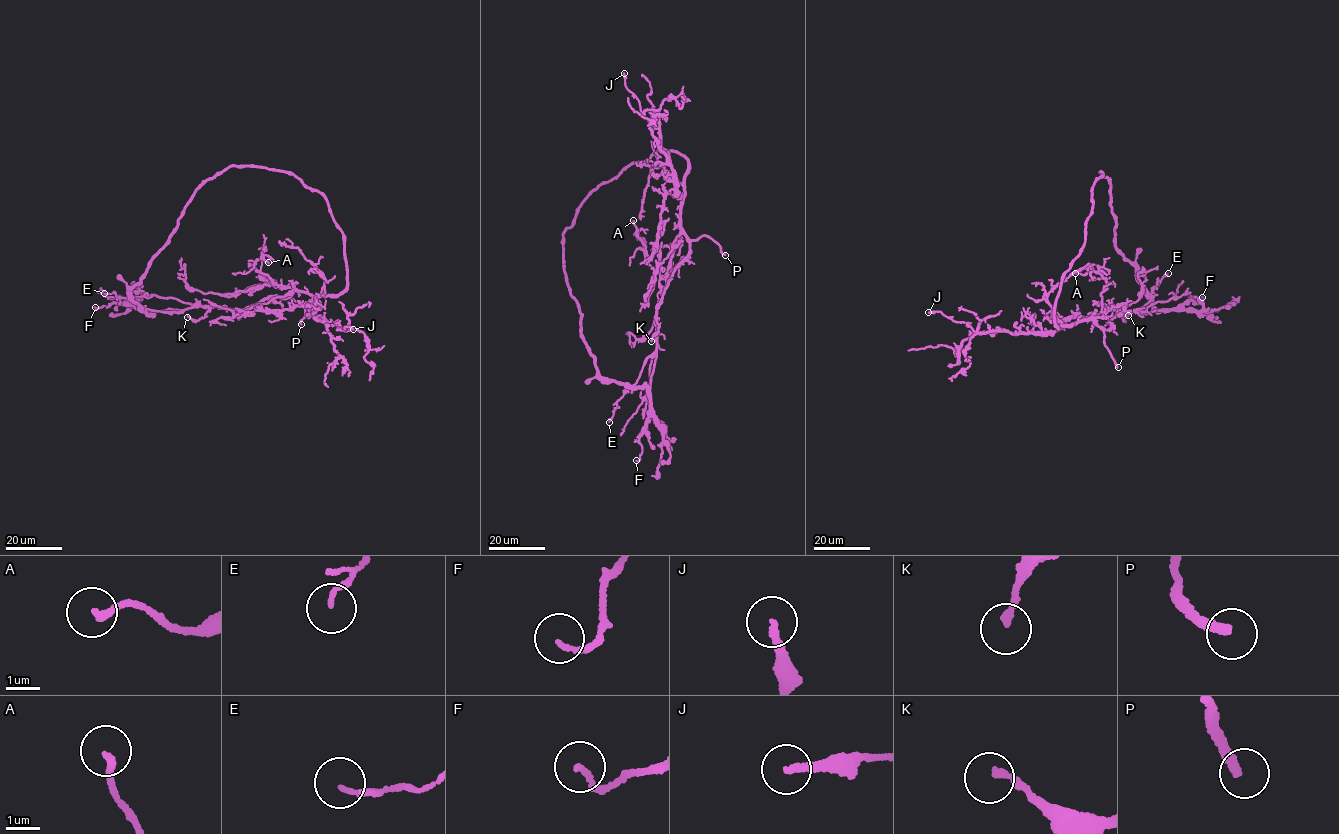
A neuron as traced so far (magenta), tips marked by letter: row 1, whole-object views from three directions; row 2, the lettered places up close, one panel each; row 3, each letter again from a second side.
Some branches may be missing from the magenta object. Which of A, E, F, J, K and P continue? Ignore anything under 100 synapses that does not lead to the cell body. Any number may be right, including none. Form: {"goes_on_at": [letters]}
{"goes_on_at": ["P"]}

